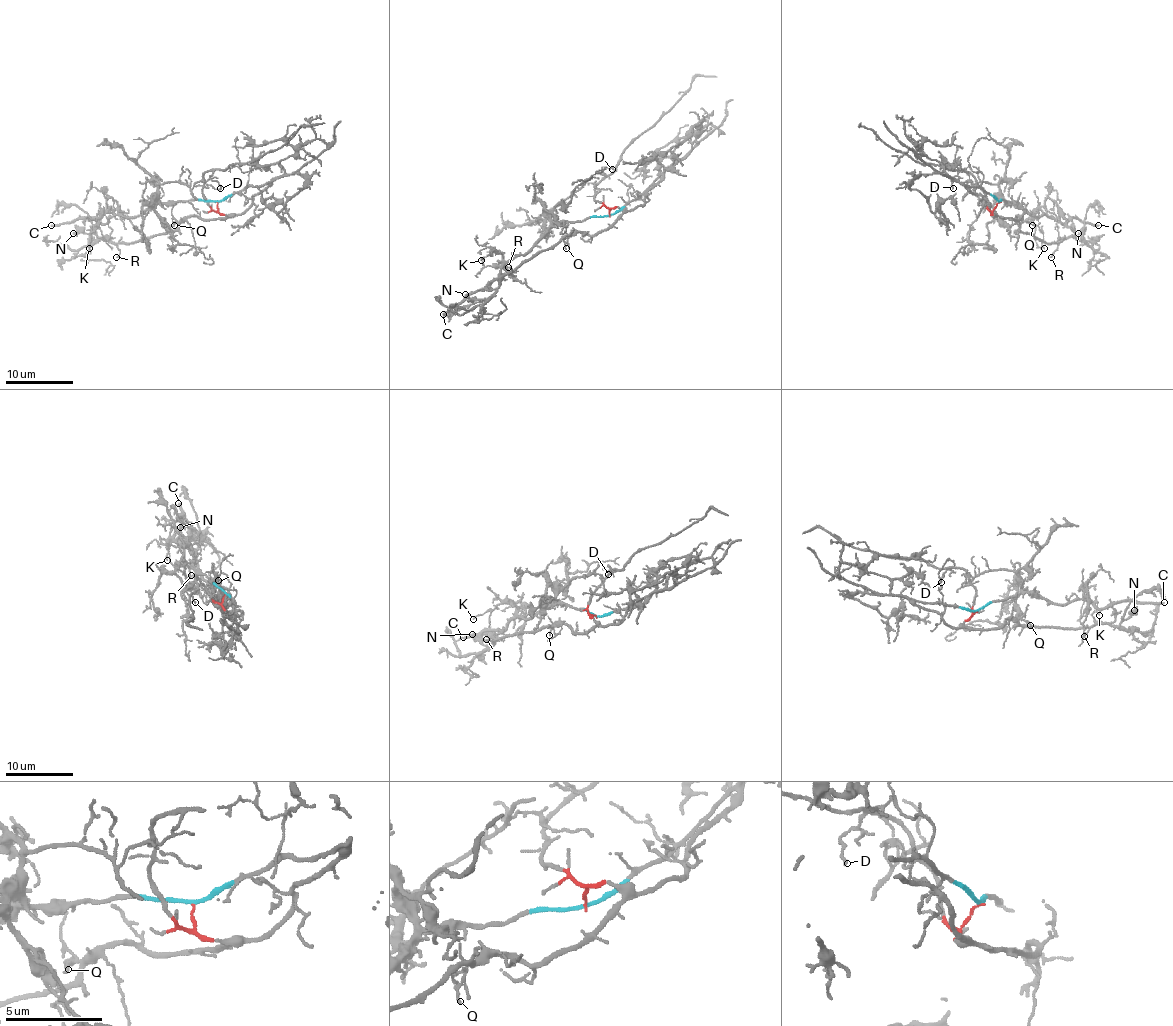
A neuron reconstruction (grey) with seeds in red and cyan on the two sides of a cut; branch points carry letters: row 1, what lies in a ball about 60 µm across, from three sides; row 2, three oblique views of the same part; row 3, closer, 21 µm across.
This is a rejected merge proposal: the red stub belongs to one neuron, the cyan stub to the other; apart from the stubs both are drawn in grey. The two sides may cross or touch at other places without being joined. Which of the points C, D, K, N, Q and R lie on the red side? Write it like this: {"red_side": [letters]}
{"red_side": ["D", "N", "Q", "R"]}

